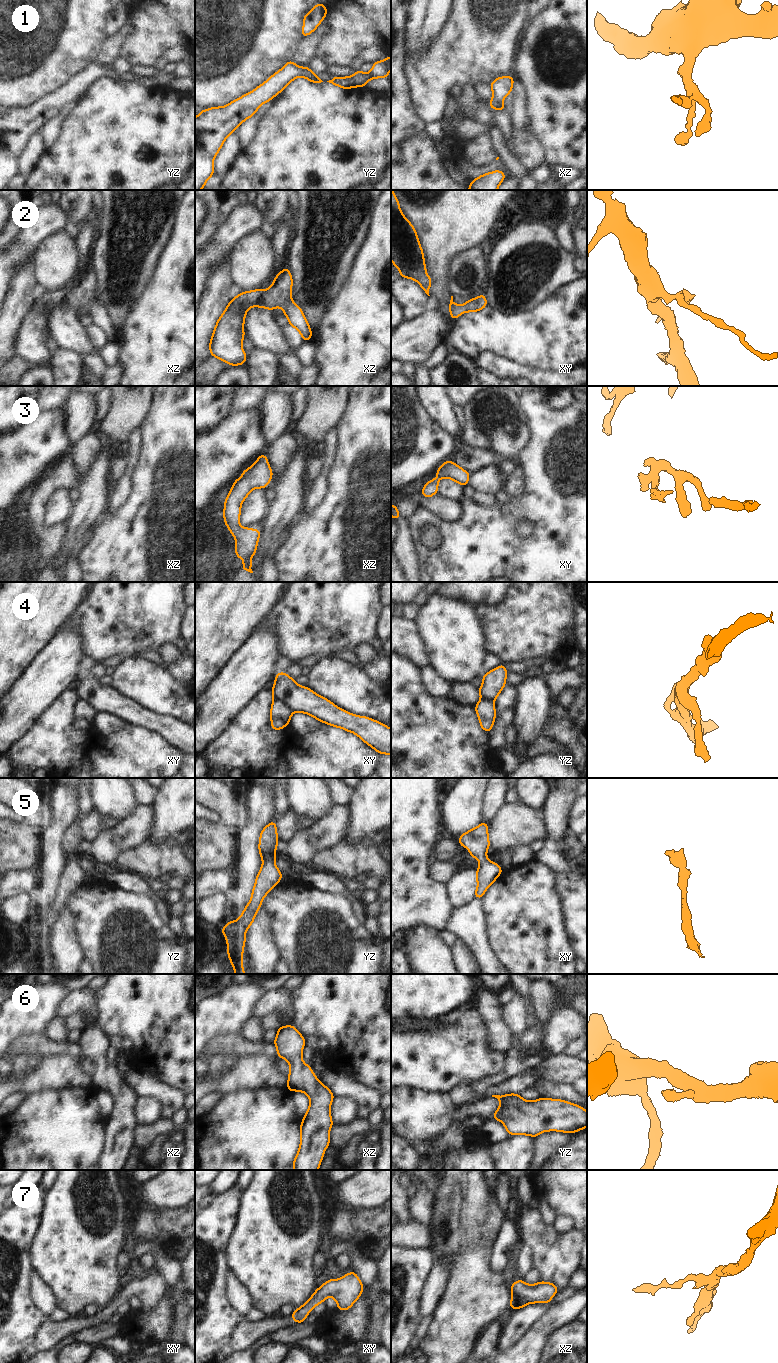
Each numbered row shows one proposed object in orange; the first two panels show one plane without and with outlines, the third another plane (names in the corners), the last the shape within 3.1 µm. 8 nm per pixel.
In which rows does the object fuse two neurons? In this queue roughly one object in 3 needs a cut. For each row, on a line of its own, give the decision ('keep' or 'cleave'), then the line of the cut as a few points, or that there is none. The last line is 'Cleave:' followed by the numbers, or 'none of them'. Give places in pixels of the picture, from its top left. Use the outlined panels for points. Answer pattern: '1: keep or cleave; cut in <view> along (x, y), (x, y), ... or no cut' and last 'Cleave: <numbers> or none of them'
1: keep; no cut
2: keep; no cut
3: keep; no cut
4: cleave; cut in xy along (274, 699), (282, 701), (293, 711)
5: keep; no cut
6: keep; no cut
7: keep; no cut
Cleave: 4

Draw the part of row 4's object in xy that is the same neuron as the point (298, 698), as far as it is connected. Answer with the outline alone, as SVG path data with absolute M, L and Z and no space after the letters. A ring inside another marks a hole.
M286 672L274 677L273 699L286 704L293 712L309 714L320 722L356 734L379 754L391 755L391 729L371 718L356 716L311 689L300 686Z

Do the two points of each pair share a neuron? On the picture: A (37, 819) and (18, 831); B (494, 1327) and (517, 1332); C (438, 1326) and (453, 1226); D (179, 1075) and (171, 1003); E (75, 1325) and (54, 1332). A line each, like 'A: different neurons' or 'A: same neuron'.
A: different neurons
B: different neurons
C: same neuron
D: same neuron
E: same neuron

